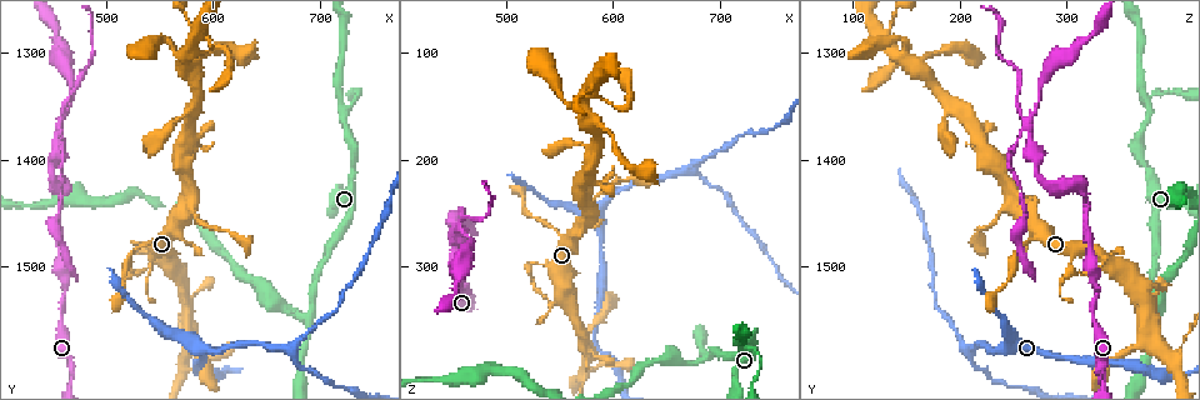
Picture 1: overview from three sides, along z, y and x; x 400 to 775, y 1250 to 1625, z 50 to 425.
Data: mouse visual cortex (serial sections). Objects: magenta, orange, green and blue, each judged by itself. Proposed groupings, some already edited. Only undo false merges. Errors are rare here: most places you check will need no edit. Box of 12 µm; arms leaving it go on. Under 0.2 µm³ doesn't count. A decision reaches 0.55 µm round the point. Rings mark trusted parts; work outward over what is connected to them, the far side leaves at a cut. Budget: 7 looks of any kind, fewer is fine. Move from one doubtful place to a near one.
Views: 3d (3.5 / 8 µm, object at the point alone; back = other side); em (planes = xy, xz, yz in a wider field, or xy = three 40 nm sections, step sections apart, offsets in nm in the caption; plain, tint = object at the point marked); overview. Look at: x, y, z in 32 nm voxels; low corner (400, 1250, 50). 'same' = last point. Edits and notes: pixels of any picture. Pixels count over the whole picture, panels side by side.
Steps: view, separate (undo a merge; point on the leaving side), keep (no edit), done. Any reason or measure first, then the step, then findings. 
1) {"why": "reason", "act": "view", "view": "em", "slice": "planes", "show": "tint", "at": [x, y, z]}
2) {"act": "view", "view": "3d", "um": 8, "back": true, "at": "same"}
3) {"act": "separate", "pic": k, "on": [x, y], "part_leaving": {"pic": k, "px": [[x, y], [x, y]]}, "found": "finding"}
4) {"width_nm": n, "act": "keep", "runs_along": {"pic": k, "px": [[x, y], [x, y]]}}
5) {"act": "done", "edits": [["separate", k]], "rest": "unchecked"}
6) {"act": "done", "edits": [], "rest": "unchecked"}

{"act": "view", "view": "3d", "um": 3.5, "at": [452, 1372, 266]}

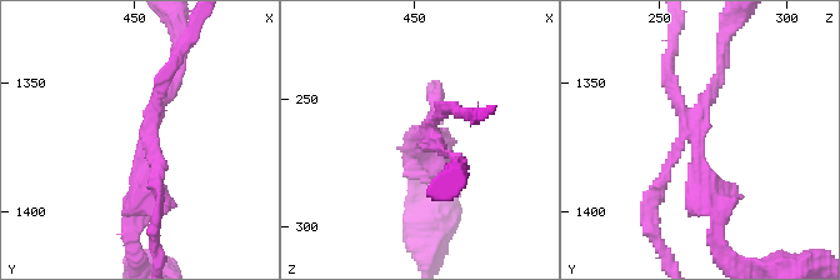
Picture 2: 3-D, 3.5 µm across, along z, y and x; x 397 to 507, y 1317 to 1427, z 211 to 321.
{"act": "view", "view": "em", "slice": "xy", "step": 3, "show": "tint", "at": [454, 1373, 264]}

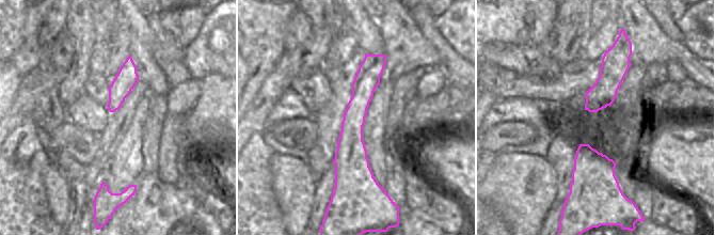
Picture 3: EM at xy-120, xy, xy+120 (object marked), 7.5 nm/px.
{"width_nm": 220, "act": "separate", "pic": 2, "on": [160, 76], "part_leaving": {"pic": 2, "px": [[683, 136], [648, 209], [660, 244]]}, "found": "two cells meet here"}

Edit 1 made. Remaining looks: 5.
{"act": "view", "view": "overview"}

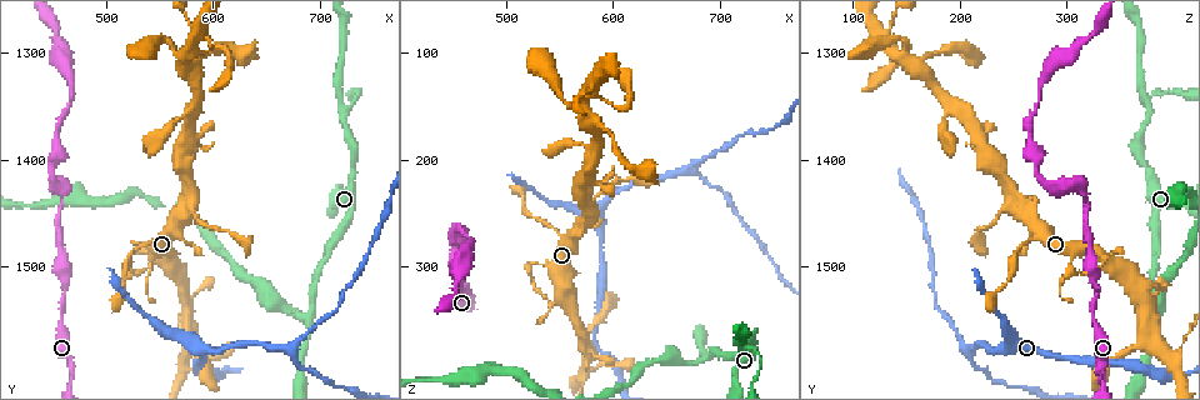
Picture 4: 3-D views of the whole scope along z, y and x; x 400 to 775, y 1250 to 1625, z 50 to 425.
{"why": "a fork", "act": "view", "view": "3d", "um": 3.5, "at": [666, 1576, 210]}

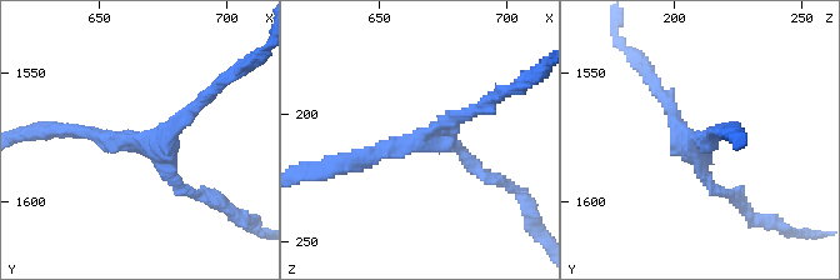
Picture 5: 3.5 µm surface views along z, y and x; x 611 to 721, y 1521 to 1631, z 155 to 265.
{"why": "now the EM", "act": "view", "view": "em", "slice": "xy", "step": 2, "show": "tint", "at": [667, 1576, 211]}

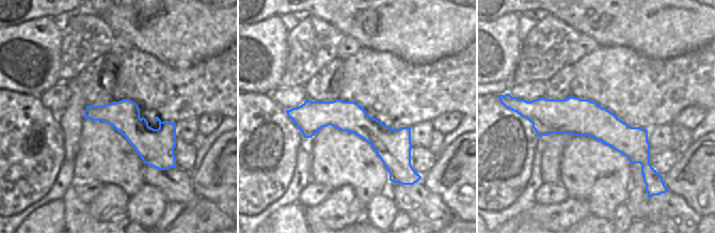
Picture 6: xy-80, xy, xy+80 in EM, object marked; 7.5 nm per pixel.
{"arms": 3, "arm_widths_nm": [150, 150, 200], "act": "keep", "runs_along": {"pic": 5, "px": [[344, 164], [481, 106]]}, "found": "all the same cell"}

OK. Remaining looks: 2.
{"why": "calibre changes", "act": "view", "view": "em", "slice": "xy", "step": 3, "show": "tint", "at": [688, 1546, 386]}

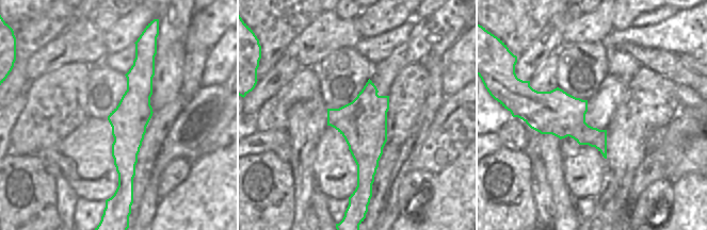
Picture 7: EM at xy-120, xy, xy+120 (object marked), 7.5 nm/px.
{"act": "view", "view": "3d", "um": 3.5, "at": "same"}

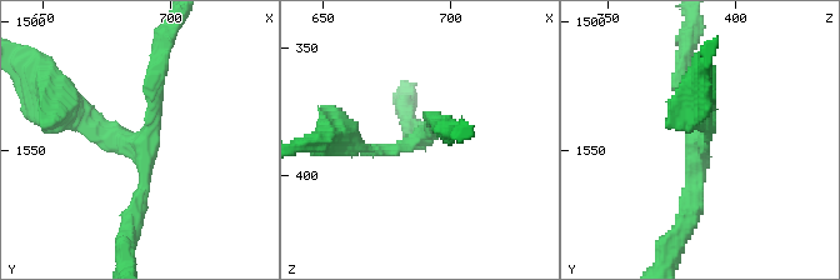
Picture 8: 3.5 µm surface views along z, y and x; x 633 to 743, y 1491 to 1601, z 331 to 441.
{"act": "keep", "runs_along": {"pic": 7, "px": [[138, 47], [129, 181]]}, "found": "continuous, no second cell"}

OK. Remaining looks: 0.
{"act": "done", "edits": [["separate", 2]], "rest": "unchecked"}

